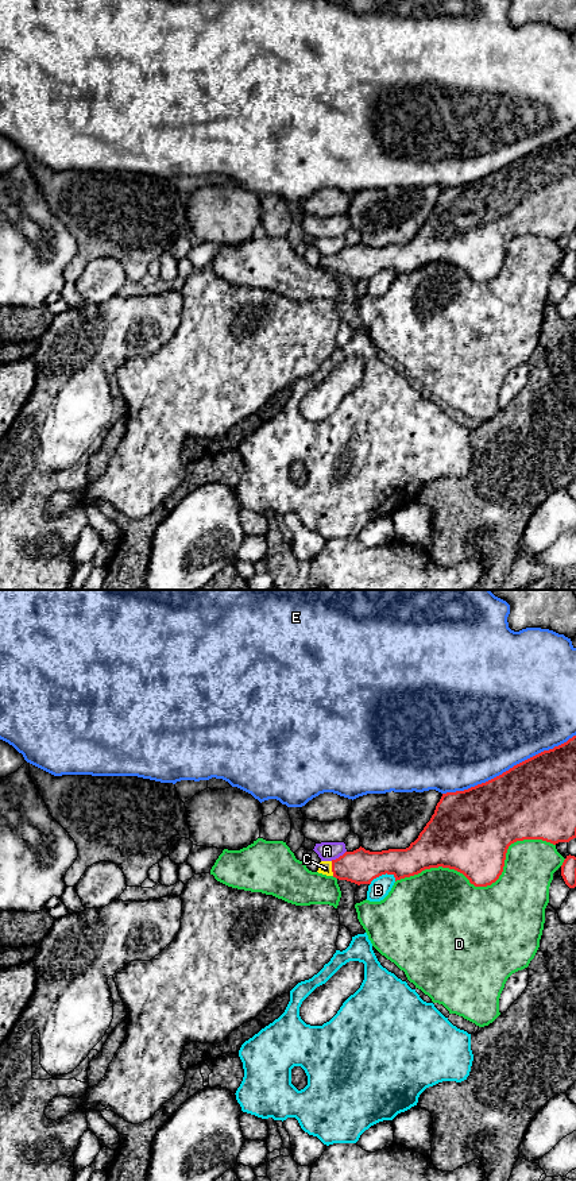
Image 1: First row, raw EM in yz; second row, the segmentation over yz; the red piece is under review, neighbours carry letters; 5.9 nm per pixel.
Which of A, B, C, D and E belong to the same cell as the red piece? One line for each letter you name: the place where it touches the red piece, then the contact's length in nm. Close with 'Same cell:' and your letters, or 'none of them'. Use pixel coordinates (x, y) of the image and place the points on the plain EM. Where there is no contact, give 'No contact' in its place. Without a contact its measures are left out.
C: Touches red at yz (332, 263). Shared border 90 nm
Same cell: C

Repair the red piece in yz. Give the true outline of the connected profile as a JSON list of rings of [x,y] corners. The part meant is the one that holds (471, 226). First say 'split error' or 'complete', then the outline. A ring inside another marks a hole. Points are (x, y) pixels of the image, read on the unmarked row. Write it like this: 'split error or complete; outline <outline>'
split error; outline [[[576,131],[486,178],[442,189],[430,216],[409,243],[370,247],[360,242],[336,255],[321,256],[317,267],[360,281],[371,279],[374,274],[386,269],[393,270],[397,277],[425,265],[442,262],[463,269],[475,282],[487,282],[502,270],[511,239],[542,235],[556,240],[573,234],[576,234]]]

